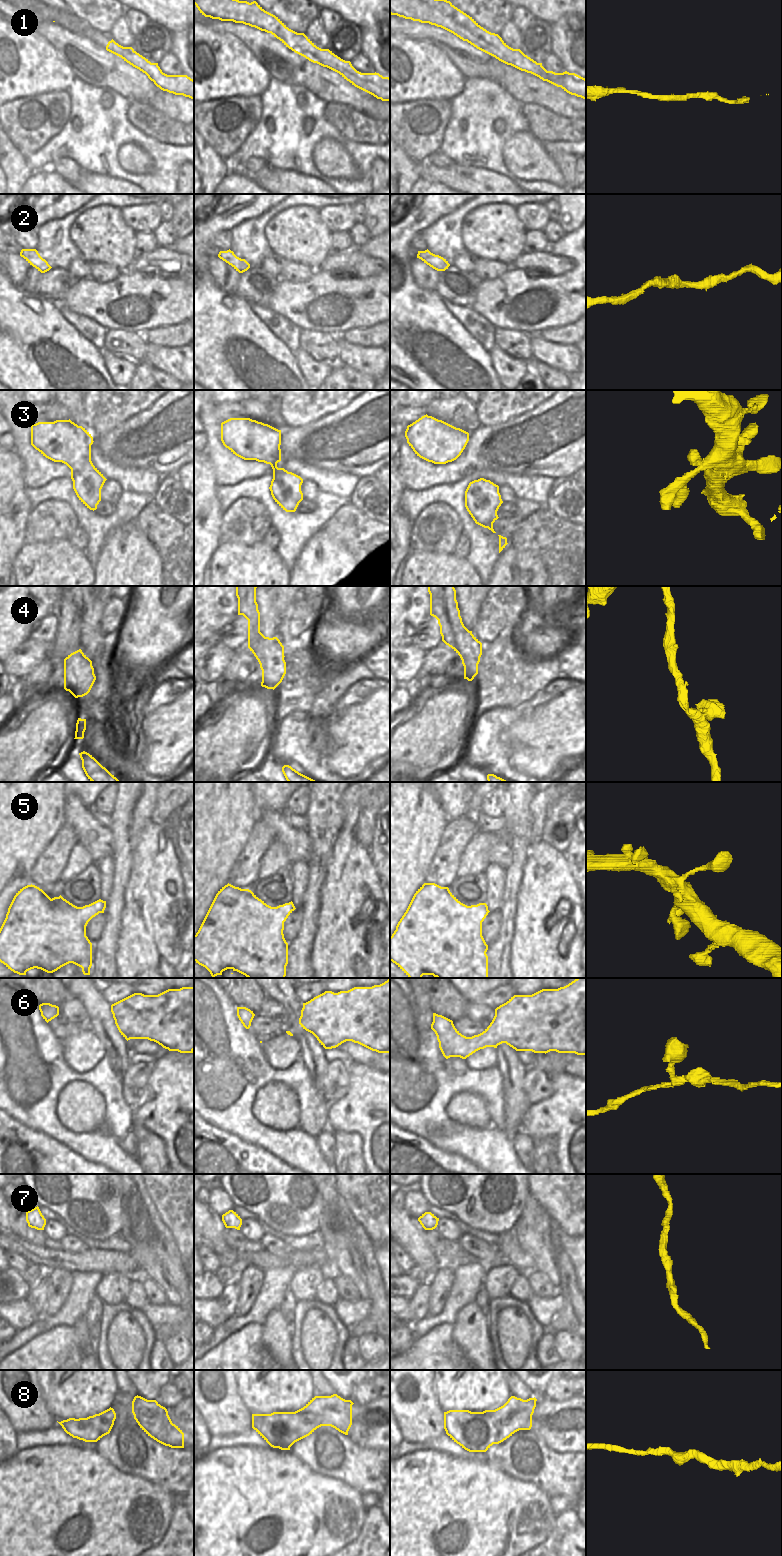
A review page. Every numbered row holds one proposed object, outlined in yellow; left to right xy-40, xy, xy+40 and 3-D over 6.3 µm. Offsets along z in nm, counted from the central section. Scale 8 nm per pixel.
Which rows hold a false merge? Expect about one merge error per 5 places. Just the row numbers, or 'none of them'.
none of them

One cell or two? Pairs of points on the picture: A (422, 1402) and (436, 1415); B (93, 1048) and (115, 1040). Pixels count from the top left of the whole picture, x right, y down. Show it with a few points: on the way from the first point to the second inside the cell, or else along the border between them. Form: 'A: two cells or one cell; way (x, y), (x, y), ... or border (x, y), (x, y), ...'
A: one cell; way (425, 1405), (433, 1413)
B: two cells; border (88, 1026), (102, 1044), (105, 1052)

